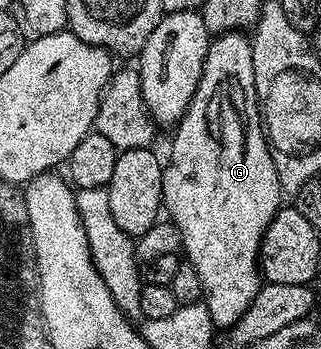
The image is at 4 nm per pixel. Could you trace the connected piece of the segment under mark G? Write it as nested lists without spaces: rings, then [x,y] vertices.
[[[228,31],[226,35],[212,38],[197,93],[193,93],[193,101],[174,131],[171,156],[165,159],[163,168],[162,210],[179,232],[182,254],[197,273],[197,281],[201,281],[201,302],[207,307],[214,326],[229,329],[242,317],[245,309],[249,309],[253,297],[257,297],[261,286],[259,250],[263,234],[281,206],[277,169],[273,165],[267,139],[263,136],[263,121],[259,118],[253,53],[246,34]]]

